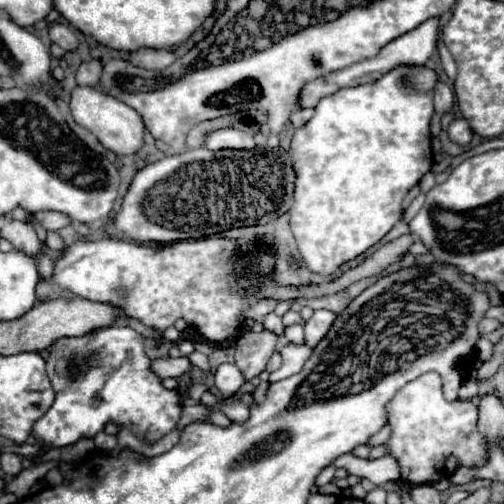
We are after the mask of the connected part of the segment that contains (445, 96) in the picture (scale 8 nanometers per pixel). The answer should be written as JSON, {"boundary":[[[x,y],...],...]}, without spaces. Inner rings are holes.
{"boundary":[[[438,81],[434,87],[434,107],[436,107],[438,115],[444,115],[444,113],[452,111],[452,107],[454,107],[454,93],[442,81]]]}

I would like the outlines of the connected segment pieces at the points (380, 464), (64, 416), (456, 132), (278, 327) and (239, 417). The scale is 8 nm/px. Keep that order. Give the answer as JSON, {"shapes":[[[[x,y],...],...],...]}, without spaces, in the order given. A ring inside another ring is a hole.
{"shapes":[[[[346,453],[346,455],[340,455],[334,461],[334,467],[346,469],[350,475],[364,477],[364,479],[372,481],[374,485],[386,485],[390,481],[398,481],[400,479],[400,467],[388,455],[380,457],[380,459],[374,459],[374,461],[368,461],[368,459],[354,457],[352,453]]],[[[100,327],[82,337],[62,337],[50,347],[46,373],[56,393],[52,407],[34,423],[34,435],[52,447],[92,439],[108,423],[136,425],[148,445],[176,429],[182,417],[180,393],[166,389],[144,353],[144,337],[130,327]]],[[[454,119],[448,129],[448,137],[452,139],[452,143],[466,147],[472,141],[472,129],[468,127],[468,123],[464,119]]],[[[276,313],[266,315],[266,319],[264,319],[264,329],[266,329],[266,331],[272,331],[272,333],[276,333],[276,335],[282,335],[282,333],[284,333],[282,319],[280,319]]],[[[226,397],[220,401],[220,411],[234,423],[246,423],[250,417],[250,409],[236,401],[234,397]]]]}

